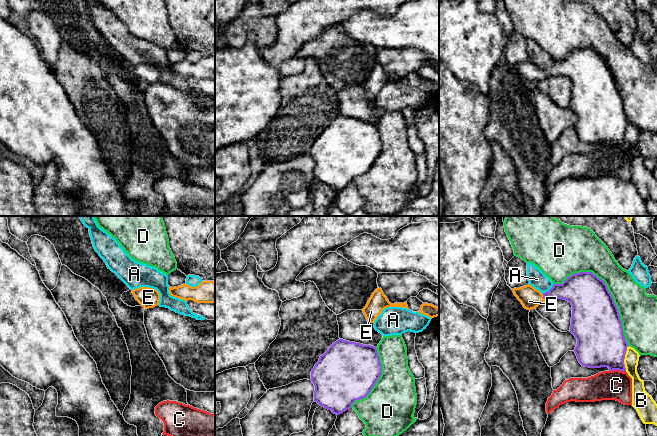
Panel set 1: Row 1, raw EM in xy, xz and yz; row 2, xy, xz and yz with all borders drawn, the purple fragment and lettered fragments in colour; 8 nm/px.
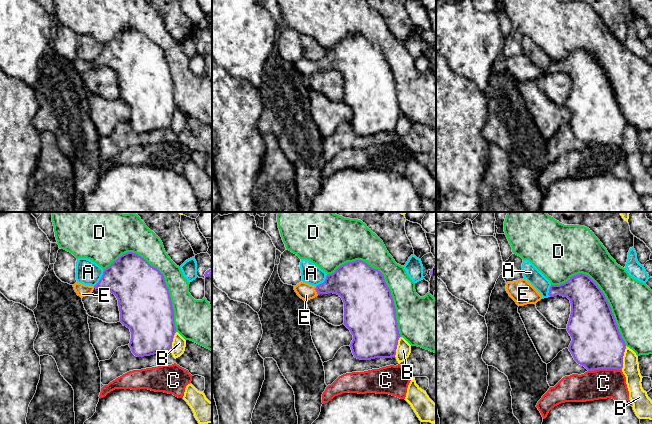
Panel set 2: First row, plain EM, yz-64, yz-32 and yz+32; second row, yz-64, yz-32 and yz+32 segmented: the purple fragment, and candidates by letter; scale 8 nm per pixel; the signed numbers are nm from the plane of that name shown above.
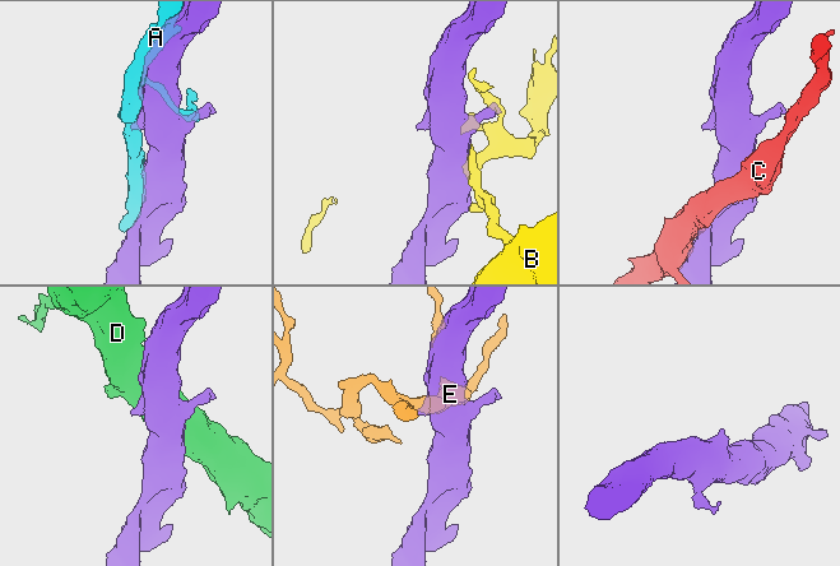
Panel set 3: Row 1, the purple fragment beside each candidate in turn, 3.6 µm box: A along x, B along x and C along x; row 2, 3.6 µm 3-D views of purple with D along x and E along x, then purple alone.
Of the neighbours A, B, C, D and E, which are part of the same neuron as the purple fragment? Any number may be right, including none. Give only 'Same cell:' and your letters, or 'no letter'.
Same cell: E

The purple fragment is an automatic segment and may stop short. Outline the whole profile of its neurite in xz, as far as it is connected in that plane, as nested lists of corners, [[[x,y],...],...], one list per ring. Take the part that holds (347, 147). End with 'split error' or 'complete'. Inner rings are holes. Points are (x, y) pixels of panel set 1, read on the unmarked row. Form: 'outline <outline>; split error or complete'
outline [[[339,115],[320,132],[311,147],[314,177],[336,191],[342,190],[356,176],[367,173],[381,150],[382,141],[376,123]]]; complete

